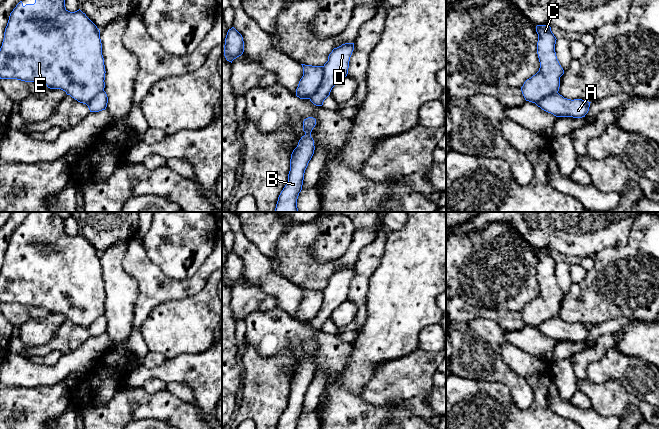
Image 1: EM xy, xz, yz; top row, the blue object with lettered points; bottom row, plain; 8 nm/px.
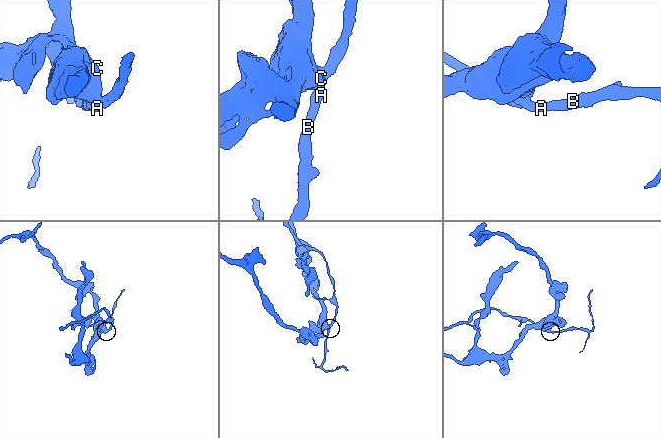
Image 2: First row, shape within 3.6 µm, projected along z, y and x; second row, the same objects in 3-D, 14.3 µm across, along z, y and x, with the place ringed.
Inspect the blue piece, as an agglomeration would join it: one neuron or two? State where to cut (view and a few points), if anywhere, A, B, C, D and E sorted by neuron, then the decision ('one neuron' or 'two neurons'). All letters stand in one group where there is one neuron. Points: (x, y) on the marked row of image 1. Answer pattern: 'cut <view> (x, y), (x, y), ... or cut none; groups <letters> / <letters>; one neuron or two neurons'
cut xz (323, 66), (323, 78), (319, 89), (309, 98); groups A B D / C E; two neurons

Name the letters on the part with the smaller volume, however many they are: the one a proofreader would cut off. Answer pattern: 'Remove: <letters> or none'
Remove: A, B, D

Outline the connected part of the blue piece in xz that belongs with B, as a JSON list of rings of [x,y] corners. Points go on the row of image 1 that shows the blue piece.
[[[308,117],[303,121],[305,135],[301,137],[290,159],[288,182],[281,191],[274,212],[298,212],[297,199],[302,190],[304,173],[311,160],[315,146],[311,132],[316,125],[316,119]]]

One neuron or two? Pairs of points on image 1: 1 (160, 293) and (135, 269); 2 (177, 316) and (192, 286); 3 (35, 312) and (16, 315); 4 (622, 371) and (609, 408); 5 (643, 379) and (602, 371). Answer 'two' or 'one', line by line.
1: one
2: two
3: one
4: two
5: one

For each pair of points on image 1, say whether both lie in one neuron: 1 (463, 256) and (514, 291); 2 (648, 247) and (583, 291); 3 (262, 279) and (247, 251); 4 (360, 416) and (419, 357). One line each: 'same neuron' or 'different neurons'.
1: same neuron
2: same neuron
3: same neuron
4: different neurons

